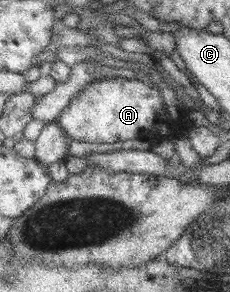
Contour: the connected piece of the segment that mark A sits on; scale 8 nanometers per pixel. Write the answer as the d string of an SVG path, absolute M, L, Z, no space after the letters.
M115 77L89 83L81 89L79 95L73 97L57 123L68 133L73 140L88 141L91 143L117 143L127 139L144 139L151 144L163 139L172 141L175 133L181 135L190 130L197 120L193 112L185 110L185 117L175 120L169 117L167 107L161 91L157 85L143 83L134 79Z

